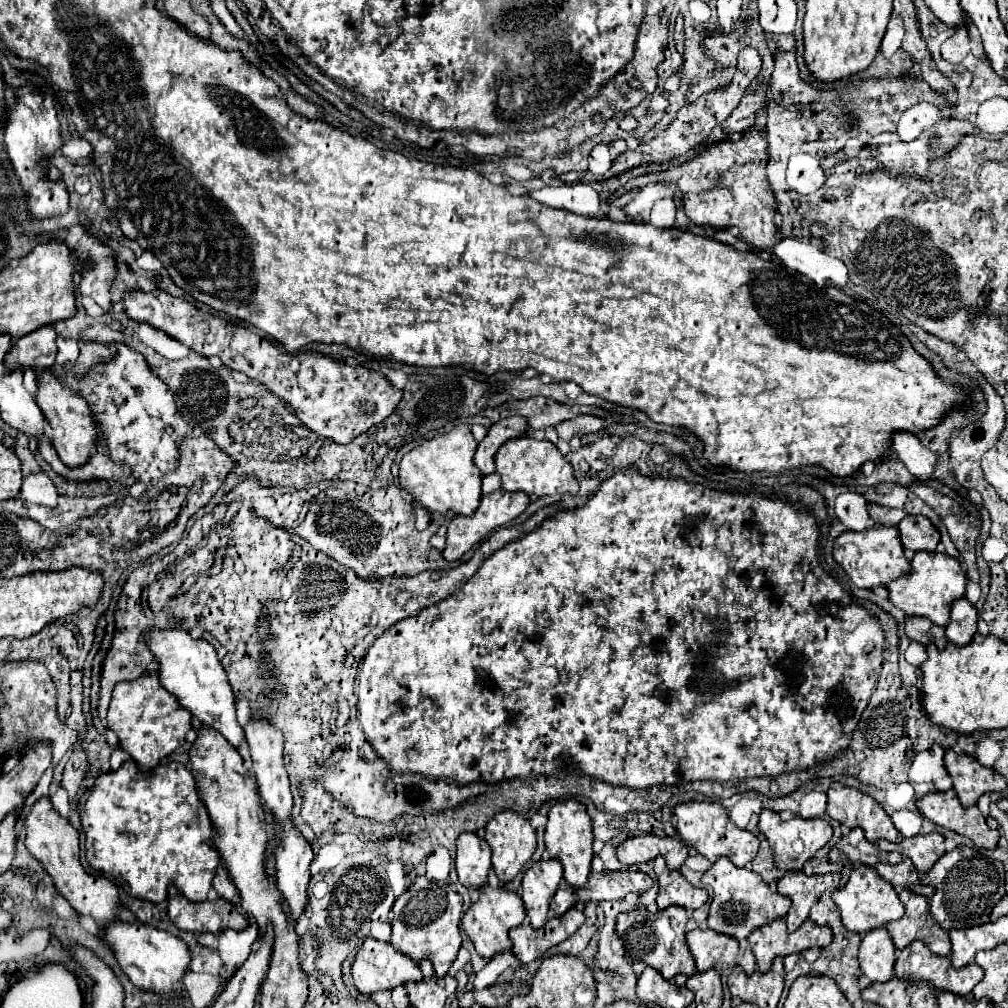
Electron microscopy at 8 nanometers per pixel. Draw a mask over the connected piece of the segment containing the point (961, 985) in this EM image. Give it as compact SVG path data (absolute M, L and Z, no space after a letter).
M915 940L913 944L909 944L907 948L903 948L899 952L897 962L895 962L895 978L907 980L907 982L929 982L937 990L947 990L947 992L953 992L957 996L967 996L973 990L973 986L983 978L983 970L975 962L971 962L971 964L957 970L957 968L951 966L949 958L931 954L929 948L923 942Z

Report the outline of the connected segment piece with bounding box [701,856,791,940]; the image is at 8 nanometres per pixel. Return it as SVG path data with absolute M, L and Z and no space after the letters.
M727 856L719 858L709 868L703 874L701 882L707 884L713 892L711 908L709 908L709 916L707 916L709 928L715 932L733 936L737 940L745 940L753 930L769 924L771 920L783 918L791 908L791 900L787 900L785 896L779 896L777 892L771 892L759 874L735 866Z

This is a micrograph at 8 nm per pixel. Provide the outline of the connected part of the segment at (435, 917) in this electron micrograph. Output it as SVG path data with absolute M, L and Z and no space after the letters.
M419 876L415 884L411 884L405 890L405 894L401 894L393 904L395 918L391 922L393 924L391 944L417 964L421 960L431 960L435 974L439 978L447 976L461 948L461 918L463 918L461 906L463 906L461 896L449 884Z

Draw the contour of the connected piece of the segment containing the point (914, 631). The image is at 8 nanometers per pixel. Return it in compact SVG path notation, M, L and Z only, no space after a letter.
M911 616L905 622L905 634L909 636L909 640L915 640L923 646L927 644L935 644L939 650L943 650L947 646L947 636L945 636L945 628L933 624L927 618L919 618L919 616Z

